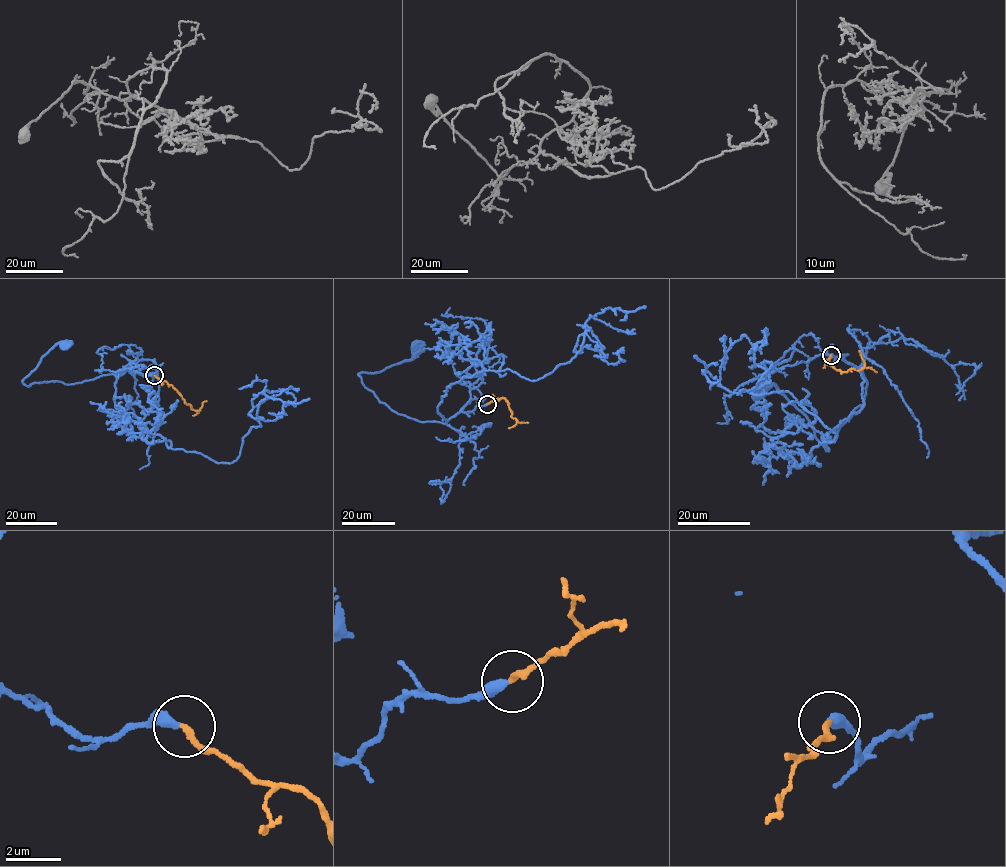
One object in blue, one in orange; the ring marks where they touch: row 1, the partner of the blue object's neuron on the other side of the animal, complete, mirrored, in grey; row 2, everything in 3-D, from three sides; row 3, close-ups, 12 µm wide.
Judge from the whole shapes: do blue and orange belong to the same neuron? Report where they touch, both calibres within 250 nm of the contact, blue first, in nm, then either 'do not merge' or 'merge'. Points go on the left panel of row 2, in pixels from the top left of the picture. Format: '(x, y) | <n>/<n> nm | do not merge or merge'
(154, 375) | 360/200 nm | merge

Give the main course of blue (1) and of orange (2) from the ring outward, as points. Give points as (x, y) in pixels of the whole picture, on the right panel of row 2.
1: (831, 355), (861, 364), (868, 383), (862, 406), (828, 443), (816, 438), (807, 418), (777, 388), (759, 391)
2: (831, 354), (825, 362), (837, 370), (858, 370), (863, 369), (859, 350)

